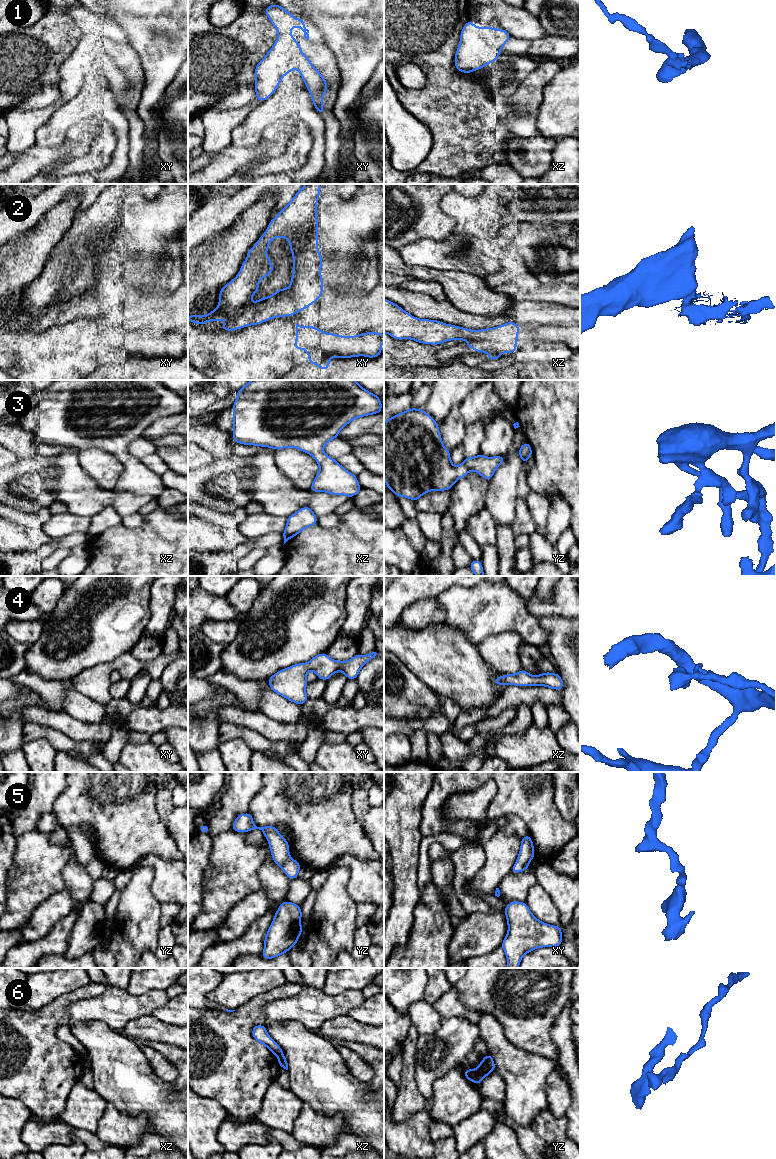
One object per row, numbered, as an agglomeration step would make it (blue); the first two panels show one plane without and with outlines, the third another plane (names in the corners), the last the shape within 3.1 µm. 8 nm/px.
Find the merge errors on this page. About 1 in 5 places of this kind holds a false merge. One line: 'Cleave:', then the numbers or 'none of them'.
Cleave: 2, 5

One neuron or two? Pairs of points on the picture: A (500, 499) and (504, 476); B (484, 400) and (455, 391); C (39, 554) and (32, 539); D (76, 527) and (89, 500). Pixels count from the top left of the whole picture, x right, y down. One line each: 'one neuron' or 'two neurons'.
A: one neuron
B: two neurons
C: two neurons
D: two neurons

